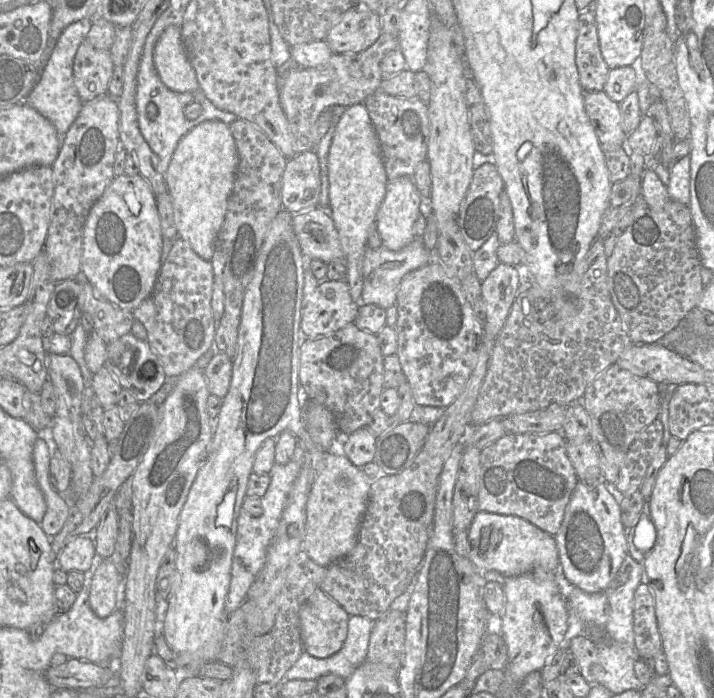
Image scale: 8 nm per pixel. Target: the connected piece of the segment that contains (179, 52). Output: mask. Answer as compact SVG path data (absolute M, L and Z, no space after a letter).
M167 27L155 44L153 60L163 84L176 92L199 91L196 72L187 55L181 28Z

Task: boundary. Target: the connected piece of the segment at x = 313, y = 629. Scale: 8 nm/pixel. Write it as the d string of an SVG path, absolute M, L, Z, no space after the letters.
M320 588L302 605L299 619L303 649L308 654L327 658L342 648L349 615Z

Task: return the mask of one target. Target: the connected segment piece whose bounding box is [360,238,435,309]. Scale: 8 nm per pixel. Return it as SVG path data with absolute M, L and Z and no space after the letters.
M415 238L399 251L391 251L382 245L377 249L366 248L362 262L363 286L360 304L374 304L383 309L395 306L402 279L434 258L435 254L425 248L420 238Z

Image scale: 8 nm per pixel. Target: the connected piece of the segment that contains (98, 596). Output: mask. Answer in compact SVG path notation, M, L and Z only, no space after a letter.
M103 559L96 568L89 590L89 605L99 618L106 618L116 607L118 585L124 576L111 559Z

